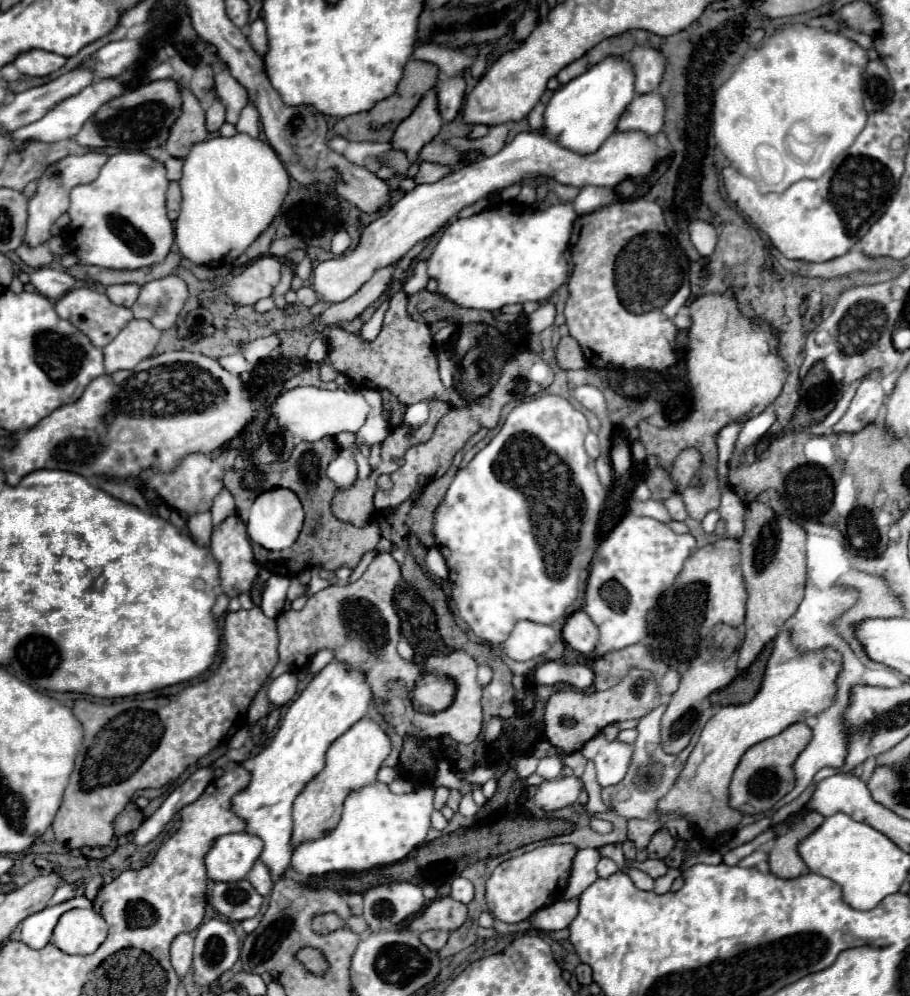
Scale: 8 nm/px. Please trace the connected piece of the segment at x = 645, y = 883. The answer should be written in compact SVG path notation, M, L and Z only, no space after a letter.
M631 869L631 871L627 871L627 875L631 875L633 883L635 883L639 889L645 889L645 891L651 891L651 889L653 889L653 879L651 879L647 873L637 871L637 869Z

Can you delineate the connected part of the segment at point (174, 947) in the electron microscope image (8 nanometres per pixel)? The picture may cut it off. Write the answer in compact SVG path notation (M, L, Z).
M189 933L177 935L175 941L171 943L171 963L181 979L191 969L191 955L193 955L193 937Z

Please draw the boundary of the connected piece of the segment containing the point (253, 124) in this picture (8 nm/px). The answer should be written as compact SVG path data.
M247 103L245 109L241 111L241 117L239 117L235 129L239 133L247 133L249 137L257 137L259 135L259 113L251 103Z

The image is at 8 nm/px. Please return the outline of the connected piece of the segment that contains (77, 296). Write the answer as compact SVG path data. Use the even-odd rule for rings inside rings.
M79 287L79 289L73 289L67 295L63 295L55 303L55 311L61 319L67 319L75 327L79 327L79 331L83 331L83 335L87 335L91 339L91 343L95 343L95 347L105 347L133 319L131 309L113 305L105 293L99 293L89 287Z

